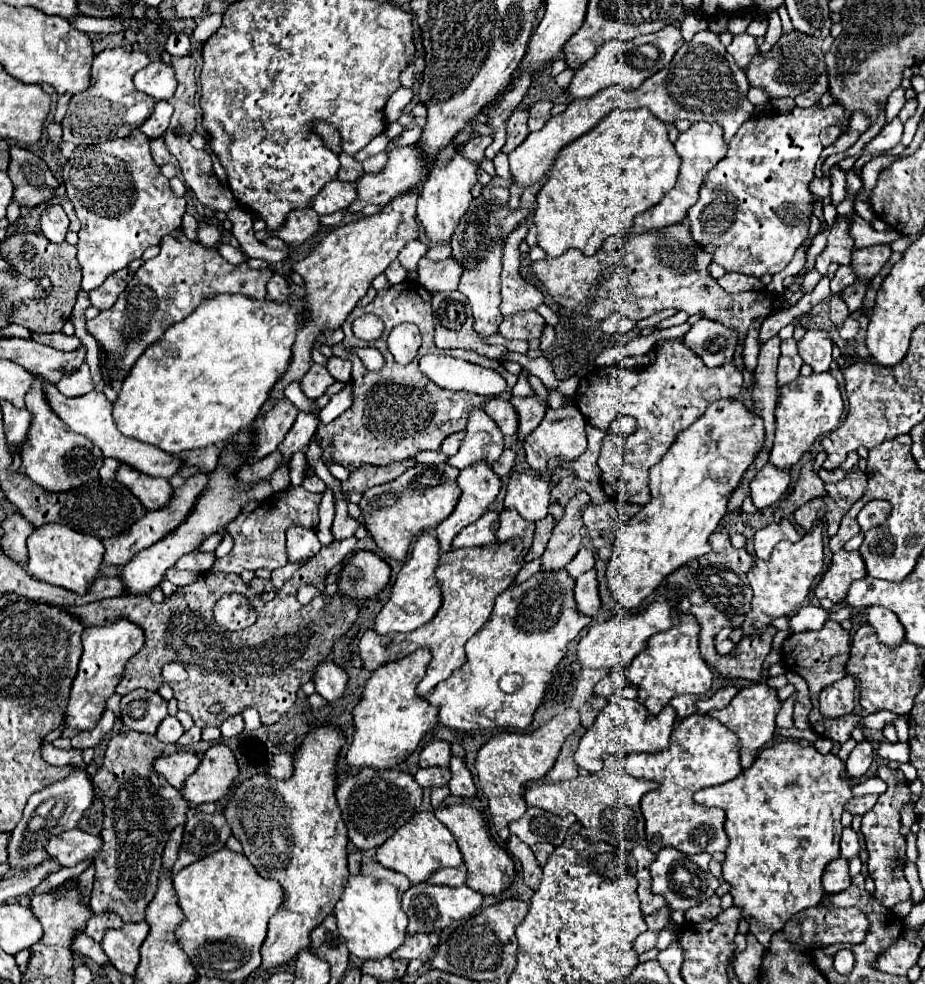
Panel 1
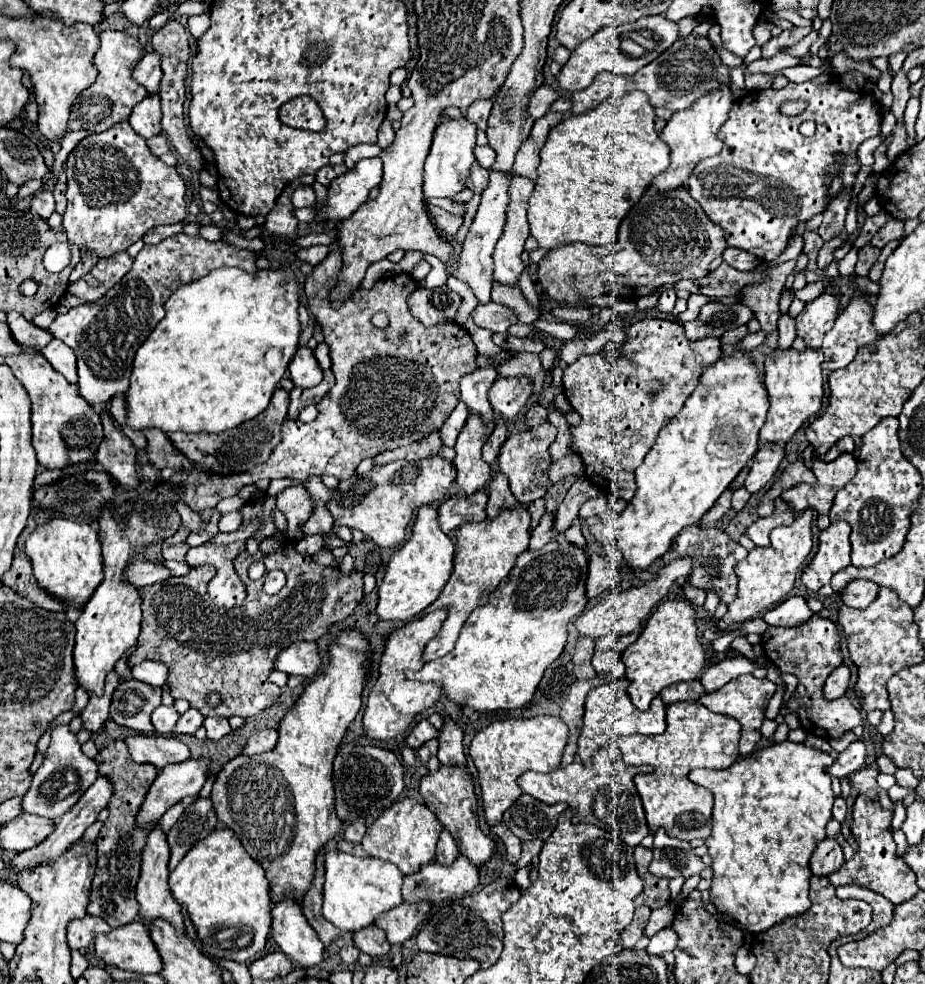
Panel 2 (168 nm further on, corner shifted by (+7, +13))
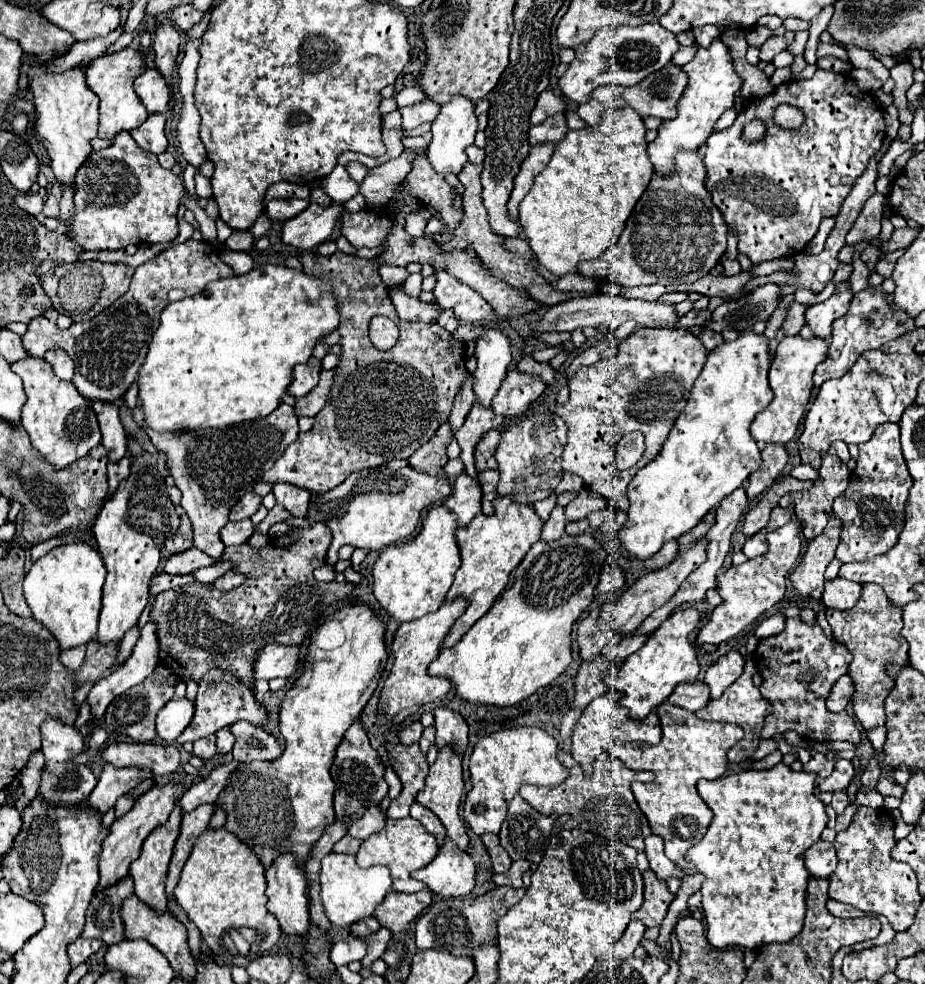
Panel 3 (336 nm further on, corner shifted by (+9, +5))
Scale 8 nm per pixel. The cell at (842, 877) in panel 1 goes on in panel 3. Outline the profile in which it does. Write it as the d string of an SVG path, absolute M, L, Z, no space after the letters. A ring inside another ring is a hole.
M824 839L816 841L806 851L804 863L806 863L806 869L812 873L812 877L830 877L832 869L836 869L836 865L838 865L834 845Z

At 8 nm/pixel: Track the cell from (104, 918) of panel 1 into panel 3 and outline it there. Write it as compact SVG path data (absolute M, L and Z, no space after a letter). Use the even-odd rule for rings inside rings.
M78 937L72 945L68 945L68 957L72 961L72 967L84 963L92 953L96 953L102 947L102 943L98 939L84 939Z

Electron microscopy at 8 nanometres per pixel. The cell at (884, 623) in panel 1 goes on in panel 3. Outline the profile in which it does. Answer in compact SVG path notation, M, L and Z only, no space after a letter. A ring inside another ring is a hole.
M836 577L832 581L826 581L822 601L826 607L846 611L856 605L856 601L860 599L860 593L862 593L862 585L842 579L842 577Z

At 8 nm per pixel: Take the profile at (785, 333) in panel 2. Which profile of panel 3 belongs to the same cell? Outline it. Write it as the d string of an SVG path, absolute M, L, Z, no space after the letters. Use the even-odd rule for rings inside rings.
M794 303L794 305L790 307L790 311L788 311L786 319L784 319L784 325L782 325L784 335L798 335L798 333L800 333L802 325L806 323L806 321L804 321L806 309L808 309L808 307L806 307L804 303Z

